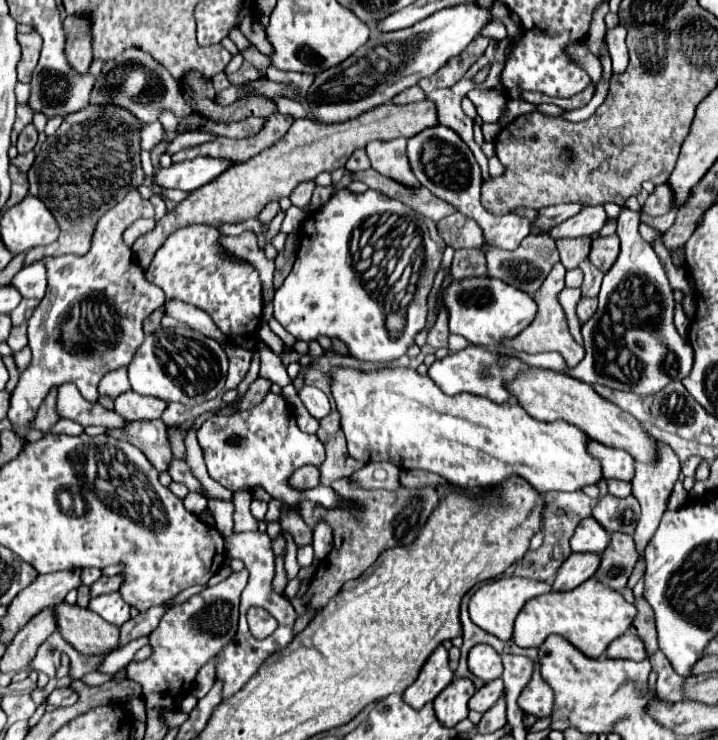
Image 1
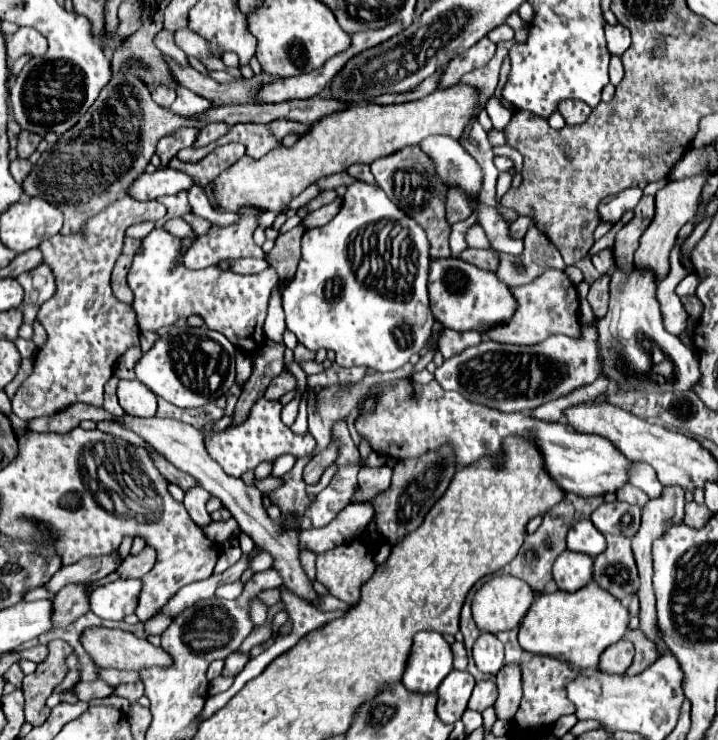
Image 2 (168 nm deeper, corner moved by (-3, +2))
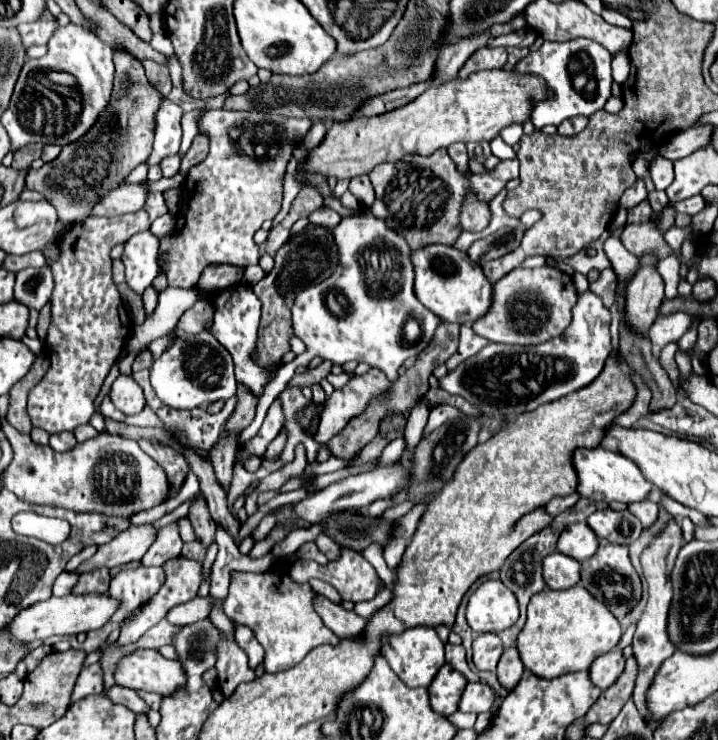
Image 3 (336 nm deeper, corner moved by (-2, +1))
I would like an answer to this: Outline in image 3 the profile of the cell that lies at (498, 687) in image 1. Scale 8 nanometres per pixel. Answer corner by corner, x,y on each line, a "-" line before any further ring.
470,682
462,694
458,710
480,714
480,712
488,712
492,708
492,702
494,702
494,692
488,684

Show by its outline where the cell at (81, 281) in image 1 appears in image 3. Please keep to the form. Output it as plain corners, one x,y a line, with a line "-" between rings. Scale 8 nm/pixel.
138,210
114,218
88,216
84,222
72,224
56,236
54,246
60,254
56,260
46,260
56,282
50,300
52,322
46,336
50,368
28,394
28,416
32,426
54,434
74,430
76,426
86,424
94,414
94,398
132,328
120,292
112,282
110,248
148,228
148,212

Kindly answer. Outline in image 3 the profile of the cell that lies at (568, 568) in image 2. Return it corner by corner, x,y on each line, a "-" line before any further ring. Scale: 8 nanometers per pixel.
552,552
544,558
544,580
552,590
572,588
580,582
580,562
560,552

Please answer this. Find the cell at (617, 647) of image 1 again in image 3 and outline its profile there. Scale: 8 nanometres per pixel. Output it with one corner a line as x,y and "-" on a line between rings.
614,648
608,654
596,658
596,662
590,666
590,680
600,688
606,690
608,686
612,686
618,676
624,672
624,664
626,658
622,654
622,650

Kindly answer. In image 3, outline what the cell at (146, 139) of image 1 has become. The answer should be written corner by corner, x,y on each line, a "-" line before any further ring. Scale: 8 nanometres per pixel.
174,154
172,158
164,158
164,160
160,162
160,168
162,168
162,174
164,174
166,178
174,176
174,174
178,172
178,168
180,168
180,160
182,160
182,156
180,156
180,154

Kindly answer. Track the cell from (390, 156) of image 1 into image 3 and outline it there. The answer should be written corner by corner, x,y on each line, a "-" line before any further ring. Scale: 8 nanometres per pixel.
436,150
432,156
420,156
420,166
412,162
386,162
376,166
372,174
368,174
376,190
372,212
378,218
386,218
390,228
404,234
412,250
420,250
428,244
452,246
462,232
458,214
468,188
476,190
480,200
488,202
506,186
508,180
518,178
518,170
520,162
518,158
512,158
502,160
492,172
486,174
460,174
446,150

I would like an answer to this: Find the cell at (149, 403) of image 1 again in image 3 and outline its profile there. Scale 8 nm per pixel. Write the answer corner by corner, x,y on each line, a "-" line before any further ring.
118,376
112,384
110,398
114,406
124,412
126,416
130,414
140,414
146,408
146,398
140,388
140,384
132,376

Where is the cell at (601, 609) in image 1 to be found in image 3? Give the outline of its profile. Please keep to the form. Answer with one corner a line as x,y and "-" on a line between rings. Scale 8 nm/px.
576,584
562,592
542,590
540,594
536,594
532,598
532,602
528,604
528,620
522,628
522,632
518,634
516,648
528,670
532,670
534,674
538,674
542,678
558,678
560,674
588,670
592,666
592,662
600,654
610,652
620,642
620,638
622,638
622,626
620,626
618,618
600,600
592,598
592,594
588,594
588,590
584,590
582,584

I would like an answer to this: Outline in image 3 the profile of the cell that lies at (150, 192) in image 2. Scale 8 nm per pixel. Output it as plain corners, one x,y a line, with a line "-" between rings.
124,182
118,188
110,190
104,198
100,198
92,214
94,216
120,216
126,212
138,212
140,208
144,208
148,196
150,192
144,182
138,182
138,184

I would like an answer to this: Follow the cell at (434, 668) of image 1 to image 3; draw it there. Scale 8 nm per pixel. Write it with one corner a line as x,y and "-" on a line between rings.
424,626
404,630
402,634
396,634
396,636
386,636
382,646
382,656
388,660
390,668
398,674
398,678
402,678
404,684
412,688
418,688
418,686
428,688
434,676
438,674
438,670
446,664
442,640
438,638
434,628
424,628

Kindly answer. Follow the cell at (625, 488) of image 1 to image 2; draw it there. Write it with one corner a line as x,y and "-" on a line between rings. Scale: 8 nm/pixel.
625,485
625,489
621,489
621,493
617,493
619,501
627,501
631,505
639,505
645,507
645,503
649,501
649,497
645,497
645,493
641,493
641,489
633,487
633,485

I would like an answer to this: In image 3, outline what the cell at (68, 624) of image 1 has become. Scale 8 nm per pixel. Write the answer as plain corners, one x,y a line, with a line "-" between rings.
138,648
132,654
120,658
114,672
114,680
120,686
148,690
160,696
172,694
178,686
186,684
178,660
168,660
158,650
144,648

